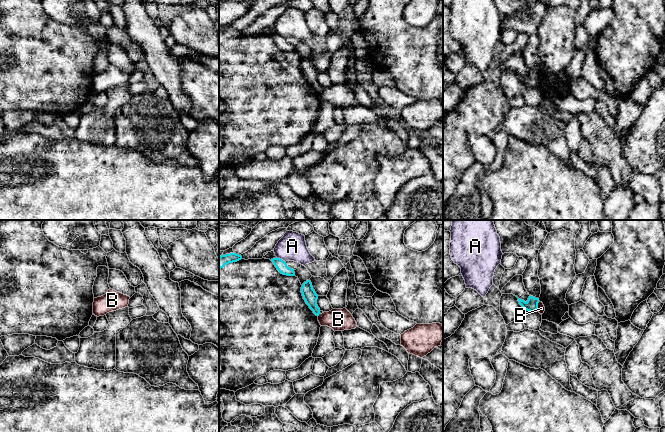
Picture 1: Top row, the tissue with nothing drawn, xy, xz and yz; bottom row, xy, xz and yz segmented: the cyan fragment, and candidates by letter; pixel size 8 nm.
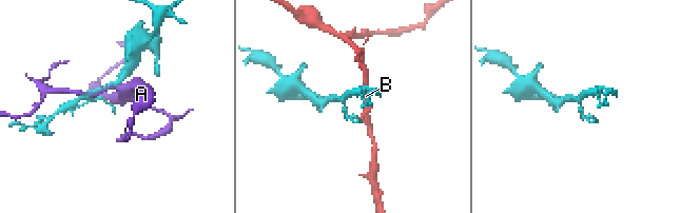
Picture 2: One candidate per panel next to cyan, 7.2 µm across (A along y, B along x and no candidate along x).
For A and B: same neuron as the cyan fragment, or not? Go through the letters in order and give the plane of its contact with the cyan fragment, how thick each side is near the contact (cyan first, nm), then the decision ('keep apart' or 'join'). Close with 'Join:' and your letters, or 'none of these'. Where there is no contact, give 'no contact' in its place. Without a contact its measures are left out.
A: meets cyan in xz; 90 nm thick on the cyan side, 220 nm on the other; keep apart
B: meets cyan in yz; 100 nm thick on the cyan side, 60 nm on the other; keep apart
Join: none of these

